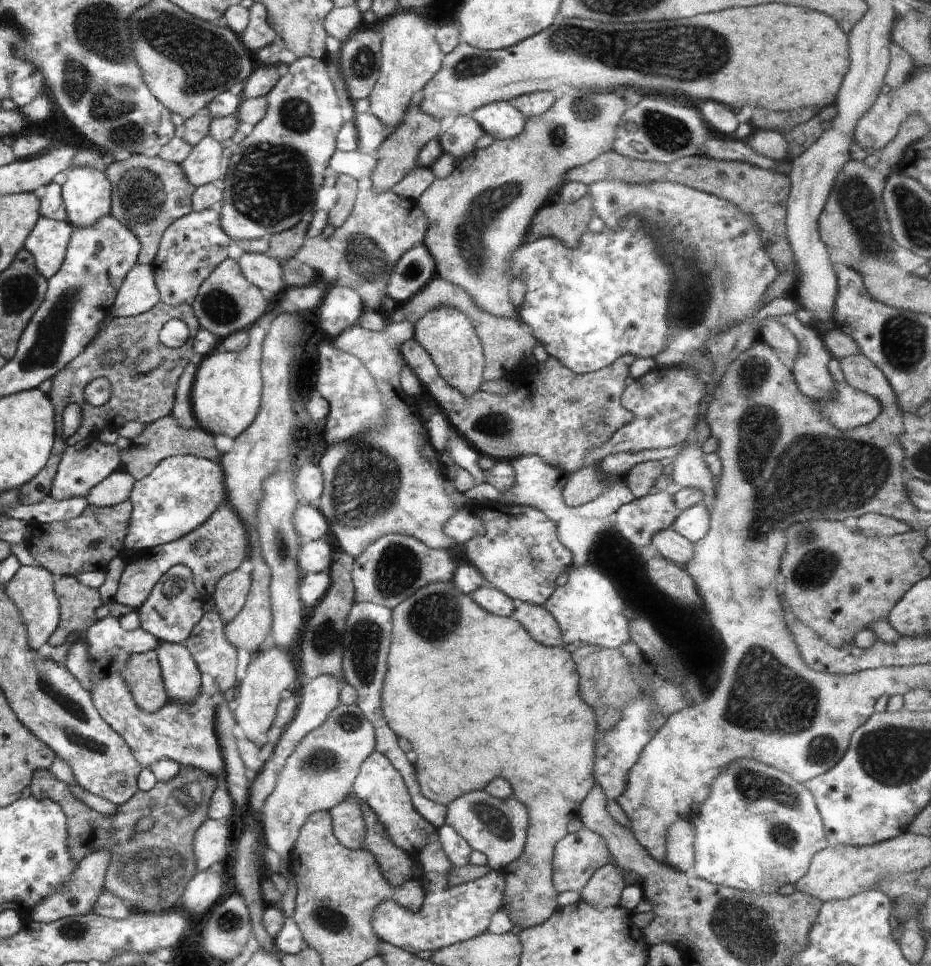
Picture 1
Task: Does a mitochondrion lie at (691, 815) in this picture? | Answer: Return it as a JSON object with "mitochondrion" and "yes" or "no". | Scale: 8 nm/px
{"mitochondrion":"no"}

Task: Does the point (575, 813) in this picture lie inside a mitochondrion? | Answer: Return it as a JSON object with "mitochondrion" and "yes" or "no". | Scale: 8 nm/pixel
{"mitochondrion":"no"}

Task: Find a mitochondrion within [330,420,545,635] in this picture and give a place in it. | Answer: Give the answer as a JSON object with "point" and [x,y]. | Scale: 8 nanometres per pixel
{"point":[398,567]}

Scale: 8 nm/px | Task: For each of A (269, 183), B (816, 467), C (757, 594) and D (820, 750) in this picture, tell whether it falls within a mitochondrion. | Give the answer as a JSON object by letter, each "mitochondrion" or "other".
{"A":"mitochondrion","B":"mitochondrion","C":"mitochondrion","D":"mitochondrion"}

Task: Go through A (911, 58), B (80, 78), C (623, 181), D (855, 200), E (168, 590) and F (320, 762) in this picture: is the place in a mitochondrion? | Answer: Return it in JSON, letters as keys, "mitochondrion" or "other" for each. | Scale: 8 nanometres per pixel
{"A":"other","B":"mitochondrion","C":"other","D":"mitochondrion","E":"mitochondrion","F":"mitochondrion"}

